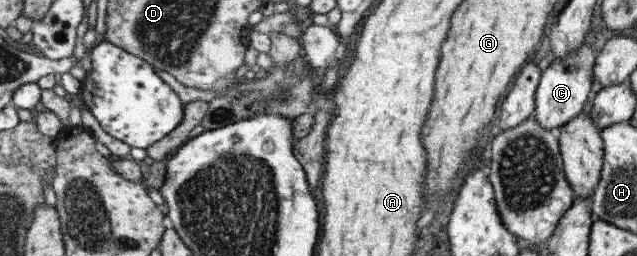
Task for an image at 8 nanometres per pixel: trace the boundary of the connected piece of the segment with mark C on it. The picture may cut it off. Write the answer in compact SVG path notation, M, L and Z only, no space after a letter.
M586 42L575 51L571 51L566 57L554 59L544 72L539 75L534 92L533 119L544 129L552 129L557 132L560 126L574 119L581 111L584 101L588 99L590 87L592 87L592 66L595 62L594 53Z

